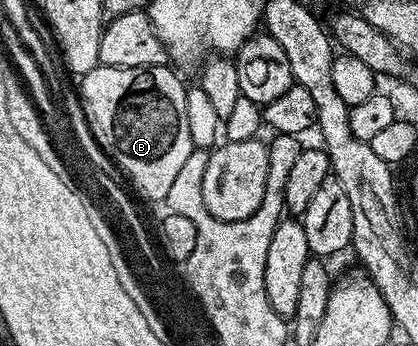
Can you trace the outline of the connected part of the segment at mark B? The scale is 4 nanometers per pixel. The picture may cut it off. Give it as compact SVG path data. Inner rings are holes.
M98 65L79 79L78 93L83 105L89 130L101 149L132 181L132 186L144 198L163 203L174 180L185 173L188 161L194 154L190 129L186 118L186 83L171 70L171 65L143 66L142 68L114 68Z

